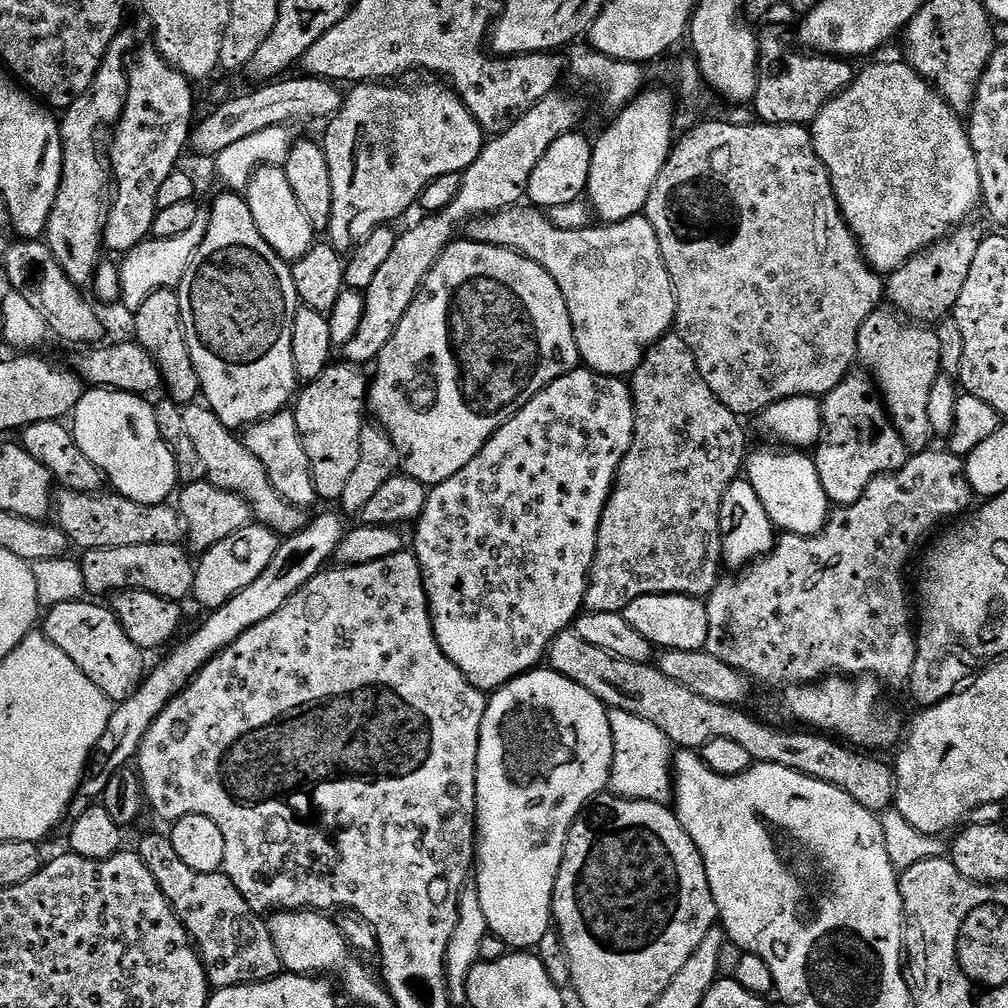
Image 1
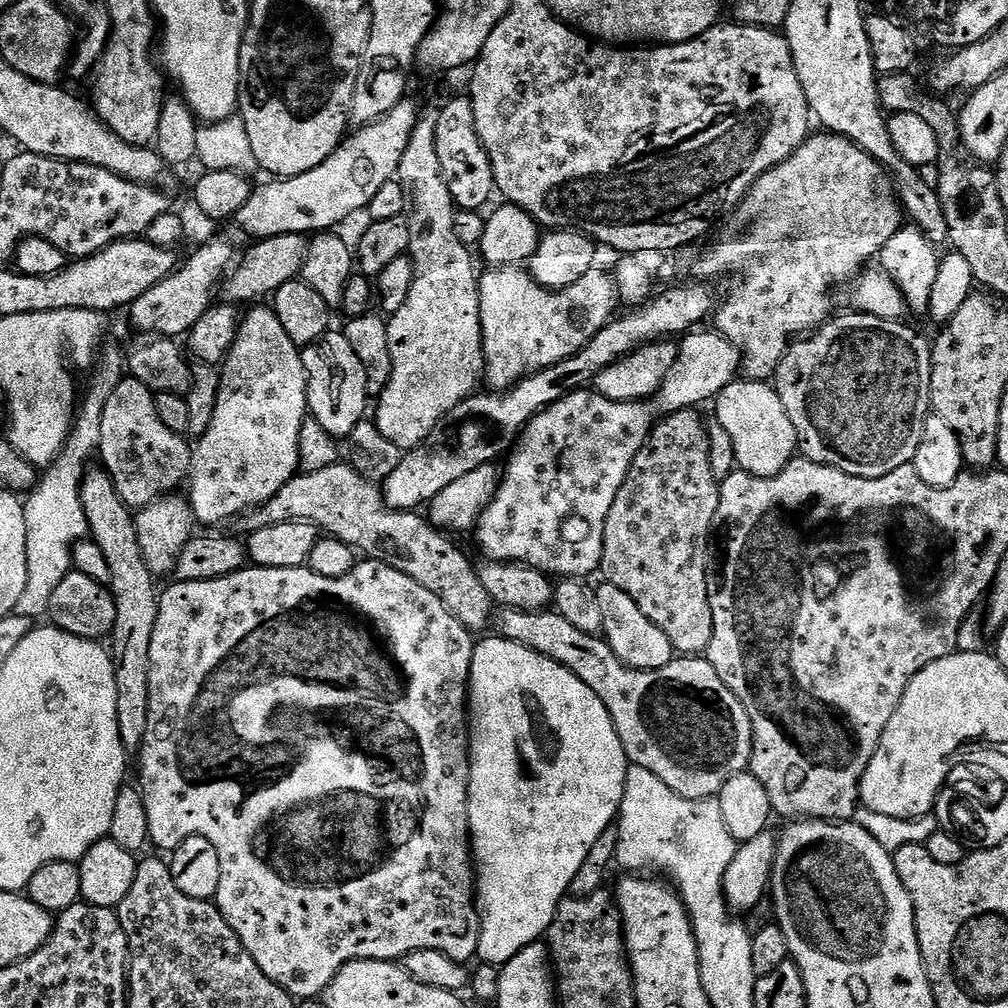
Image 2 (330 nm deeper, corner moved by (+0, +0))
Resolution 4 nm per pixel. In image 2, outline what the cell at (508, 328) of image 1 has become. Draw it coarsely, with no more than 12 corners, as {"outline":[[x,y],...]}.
{"outline":[[520,266],[480,276],[486,384],[570,358],[613,319],[591,268],[544,288]]}

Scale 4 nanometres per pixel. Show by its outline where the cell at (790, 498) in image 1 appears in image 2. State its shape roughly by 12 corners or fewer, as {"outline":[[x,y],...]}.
{"outline":[[737,378],[714,401],[737,465],[773,476],[798,452],[782,398]]}

